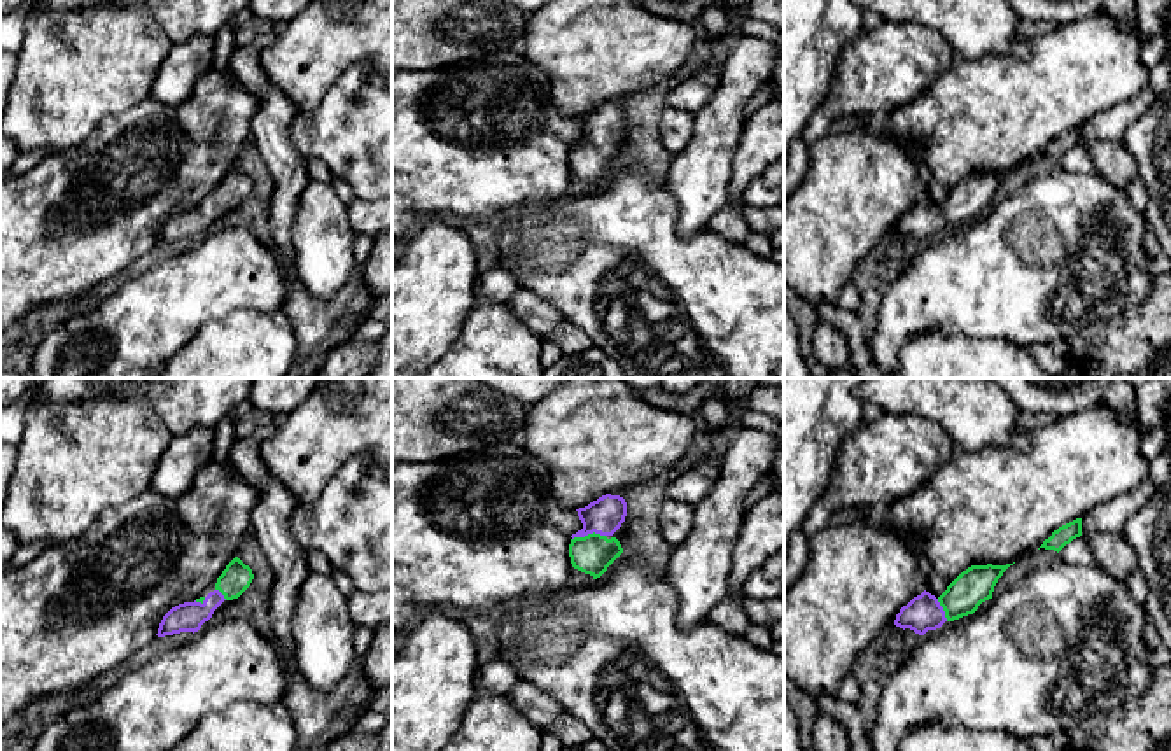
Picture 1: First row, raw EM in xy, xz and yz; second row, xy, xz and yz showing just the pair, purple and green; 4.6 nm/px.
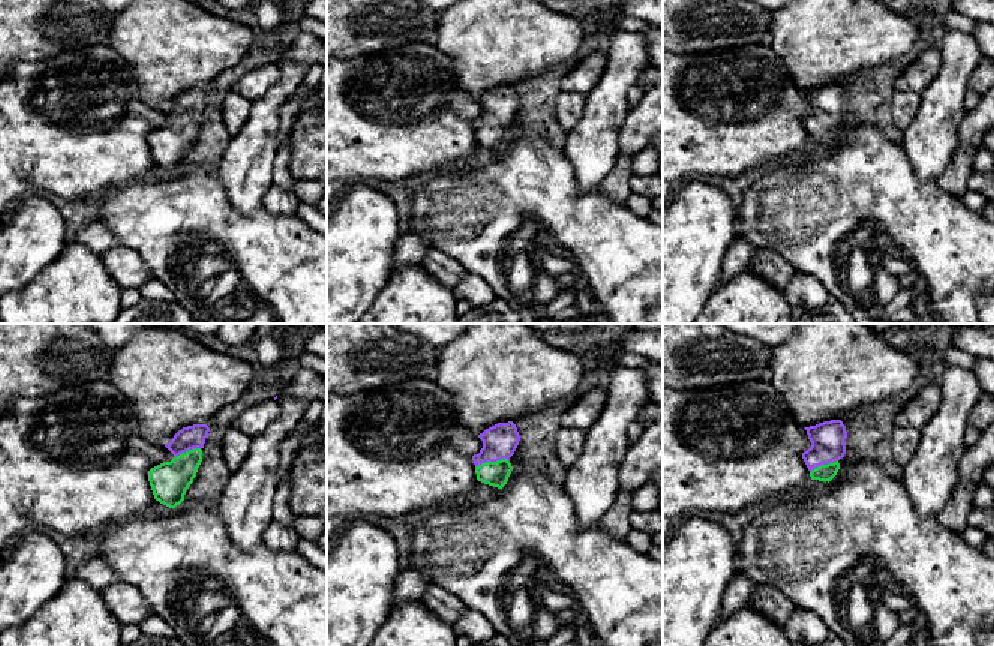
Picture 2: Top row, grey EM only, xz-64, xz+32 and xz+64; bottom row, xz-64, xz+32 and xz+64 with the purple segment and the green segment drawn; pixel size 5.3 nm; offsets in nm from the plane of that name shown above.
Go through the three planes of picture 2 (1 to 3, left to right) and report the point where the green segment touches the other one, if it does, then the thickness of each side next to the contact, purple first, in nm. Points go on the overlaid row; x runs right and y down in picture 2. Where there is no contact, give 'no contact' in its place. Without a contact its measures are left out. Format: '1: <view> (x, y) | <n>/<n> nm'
1: xz-64 (188, 450) | 130/200 nm
2: xz+32 (492, 460) | 190/130 nm
3: xz+64 (823, 463) | 180/100 nm

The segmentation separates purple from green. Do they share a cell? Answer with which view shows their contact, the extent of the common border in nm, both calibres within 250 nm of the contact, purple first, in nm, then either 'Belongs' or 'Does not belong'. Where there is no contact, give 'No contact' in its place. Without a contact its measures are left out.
Touches purple in xz. Shared border 150 nm. Thickness 170 nm (purple) against 180 nm. Belongs

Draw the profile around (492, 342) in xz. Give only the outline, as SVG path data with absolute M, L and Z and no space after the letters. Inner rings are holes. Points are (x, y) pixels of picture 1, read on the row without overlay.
M506 301L476 303L453 343L417 378L541 378L543 338Z

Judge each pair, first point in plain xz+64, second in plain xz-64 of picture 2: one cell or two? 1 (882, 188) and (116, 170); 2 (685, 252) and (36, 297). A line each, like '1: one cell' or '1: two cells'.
1: two cells
2: two cells

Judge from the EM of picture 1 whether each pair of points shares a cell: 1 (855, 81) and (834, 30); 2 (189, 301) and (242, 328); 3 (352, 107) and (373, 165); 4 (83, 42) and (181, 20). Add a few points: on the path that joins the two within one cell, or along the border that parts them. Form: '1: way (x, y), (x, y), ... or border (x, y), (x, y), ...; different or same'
1: border (863, 30), (842, 49), (830, 90); different
2: border (263, 312), (231, 310), (209, 321), (189, 342); different
3: way (366, 121), (373, 130), (373, 151); same
4: border (151, 18), (174, 44); different

